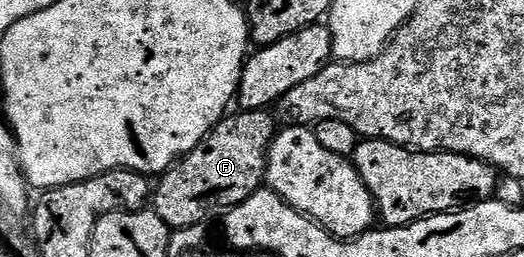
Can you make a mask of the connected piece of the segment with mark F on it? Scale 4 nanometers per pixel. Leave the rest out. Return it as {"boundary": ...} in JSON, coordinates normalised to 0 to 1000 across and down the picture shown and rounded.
{"boundary":[[[504,424],[448,440],[424,463],[355,611],[338,630],[332,654],[305,677],[302,704],[307,708],[298,708],[288,798],[323,872],[324,895],[336,899],[382,875],[393,856],[391,829],[403,825],[405,813],[435,821],[448,798],[460,798],[479,755],[508,716],[506,658],[513,646],[513,576],[519,572],[521,541],[532,514],[532,486],[521,475],[519,436]]]}

